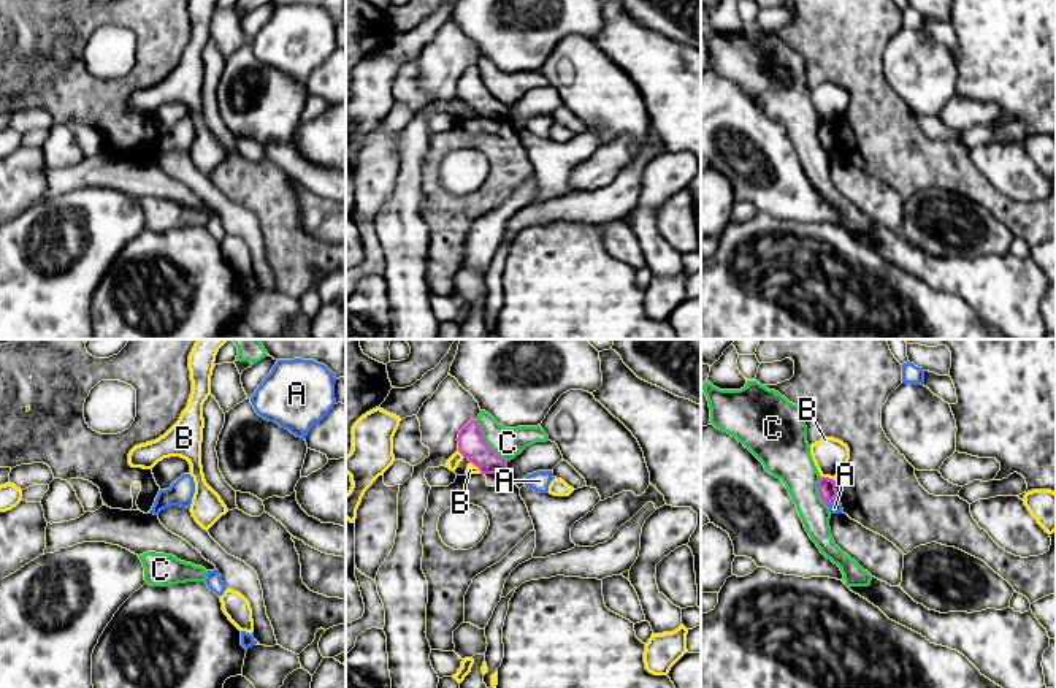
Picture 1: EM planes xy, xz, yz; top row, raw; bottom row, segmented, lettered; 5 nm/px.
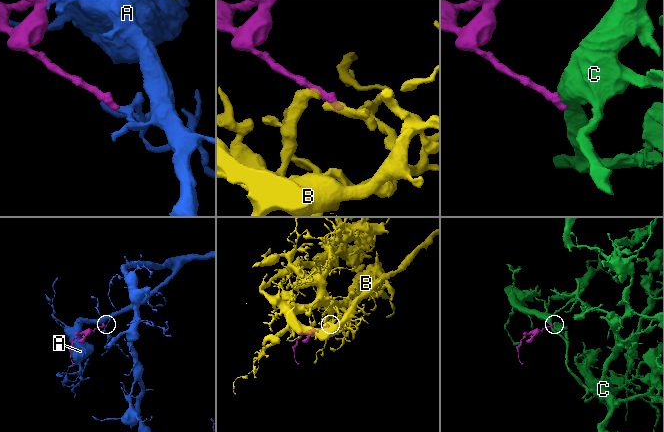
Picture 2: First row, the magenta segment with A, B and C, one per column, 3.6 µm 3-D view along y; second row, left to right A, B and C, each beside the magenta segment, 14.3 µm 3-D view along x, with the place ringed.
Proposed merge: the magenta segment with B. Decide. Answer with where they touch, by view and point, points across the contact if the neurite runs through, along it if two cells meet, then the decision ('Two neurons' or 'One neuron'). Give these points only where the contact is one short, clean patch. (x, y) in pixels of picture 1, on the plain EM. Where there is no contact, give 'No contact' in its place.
Touches magenta at xz (460, 97). Boundary: xz (457, 95), (463, 100). Two neurons

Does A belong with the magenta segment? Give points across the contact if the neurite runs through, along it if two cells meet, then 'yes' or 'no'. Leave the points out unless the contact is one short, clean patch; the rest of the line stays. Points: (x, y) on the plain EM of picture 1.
border yz (836, 141), (828, 151); no

